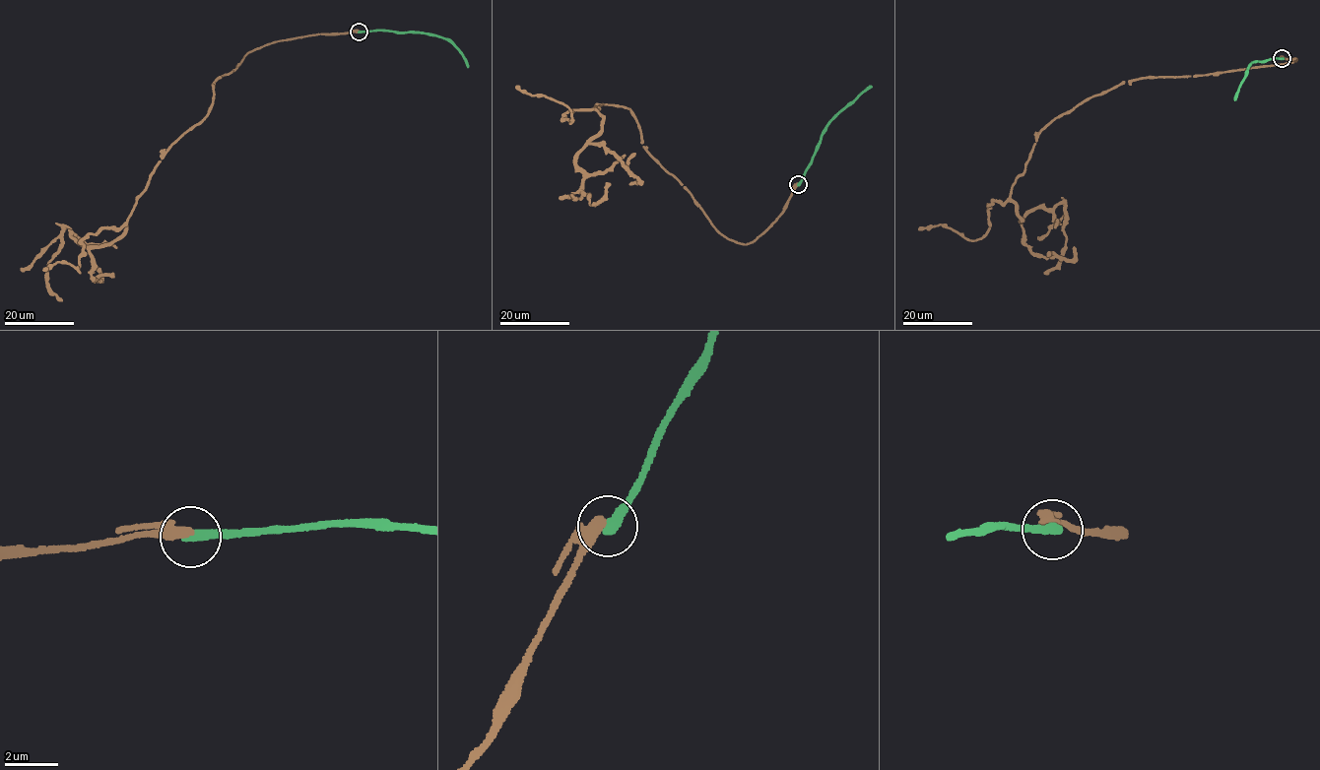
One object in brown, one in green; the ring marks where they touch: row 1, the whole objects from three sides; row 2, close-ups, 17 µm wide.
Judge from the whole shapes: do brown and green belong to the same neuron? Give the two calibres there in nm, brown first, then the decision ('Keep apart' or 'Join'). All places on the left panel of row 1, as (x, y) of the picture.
Thickness 480 nm (brown) against 400 nm. Keep apart

